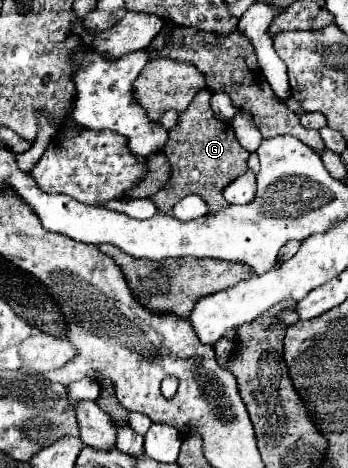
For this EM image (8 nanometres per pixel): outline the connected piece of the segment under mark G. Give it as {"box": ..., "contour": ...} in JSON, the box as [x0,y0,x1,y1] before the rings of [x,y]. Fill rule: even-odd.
{"box":[151,90,249,214],"contour":[[[201,90],[195,96],[193,104],[189,104],[189,108],[179,116],[177,126],[169,132],[169,140],[161,150],[171,162],[171,178],[155,196],[151,196],[151,200],[163,214],[171,212],[173,206],[189,194],[199,194],[203,200],[207,200],[211,212],[217,212],[227,204],[221,190],[247,170],[249,152],[237,142],[233,126],[215,118],[209,98],[211,90]]]}

